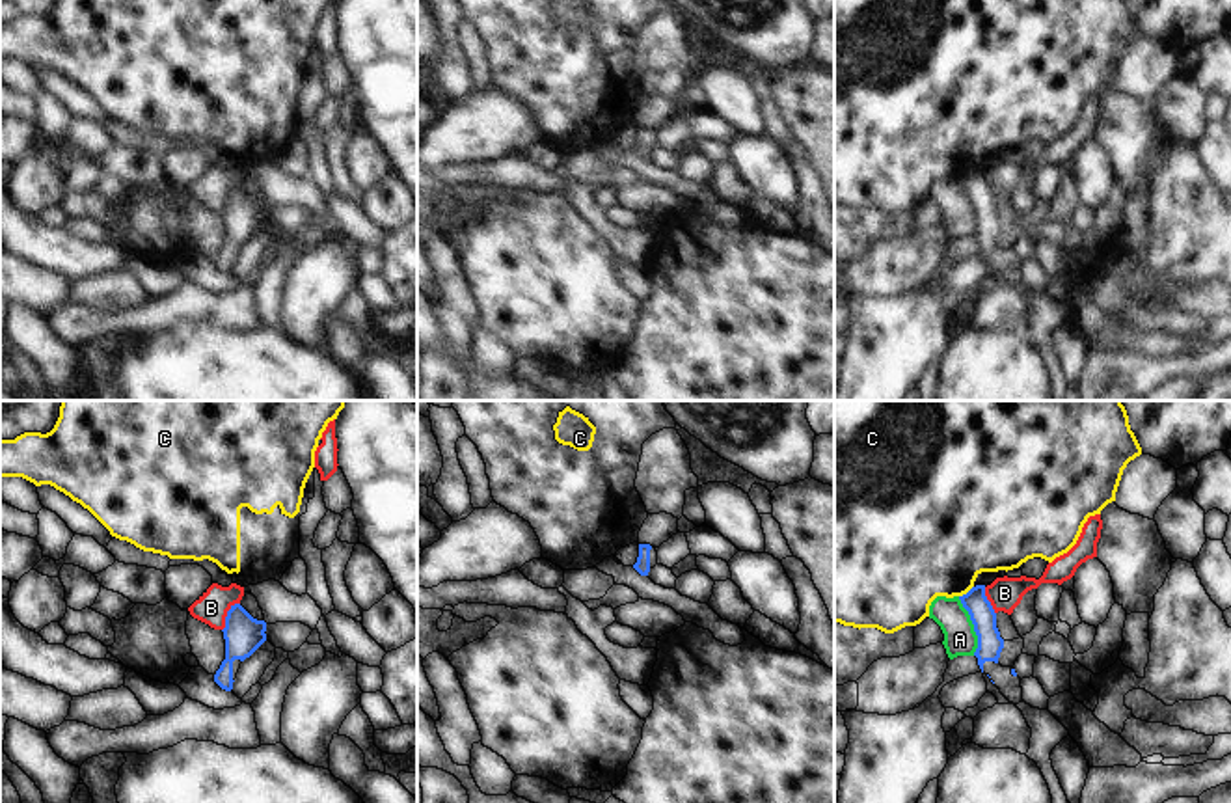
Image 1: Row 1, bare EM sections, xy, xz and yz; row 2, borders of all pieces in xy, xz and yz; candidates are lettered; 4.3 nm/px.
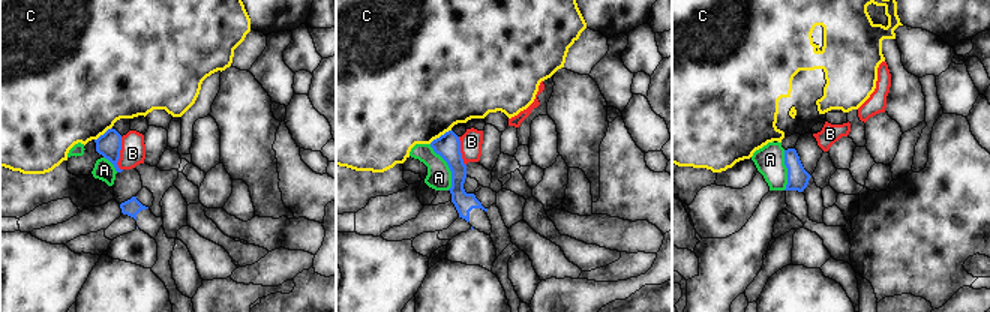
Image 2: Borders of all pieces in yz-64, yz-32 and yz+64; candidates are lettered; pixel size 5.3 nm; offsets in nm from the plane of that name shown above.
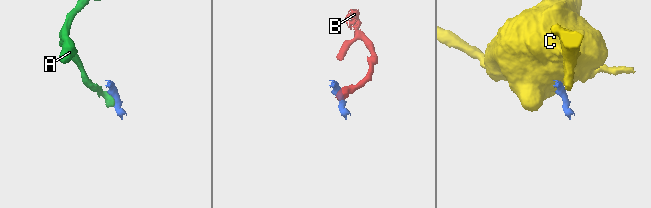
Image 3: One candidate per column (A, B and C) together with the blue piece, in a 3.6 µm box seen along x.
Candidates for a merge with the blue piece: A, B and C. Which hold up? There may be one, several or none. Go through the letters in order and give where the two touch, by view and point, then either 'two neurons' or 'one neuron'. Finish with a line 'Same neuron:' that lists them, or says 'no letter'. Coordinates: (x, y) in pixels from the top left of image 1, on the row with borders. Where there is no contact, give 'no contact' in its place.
A: meets blue in yz at (974, 626); two neurons
B: meets blue in xy at (228, 615); two neurons
C: meets blue in yz at (967, 593); two neurons
Same neuron: no letter

